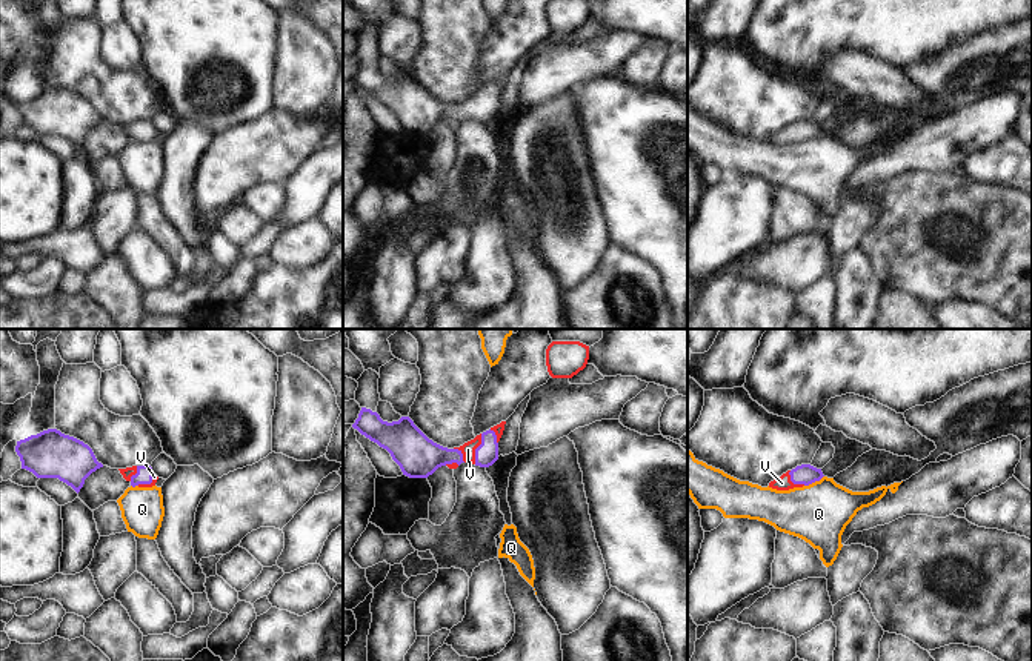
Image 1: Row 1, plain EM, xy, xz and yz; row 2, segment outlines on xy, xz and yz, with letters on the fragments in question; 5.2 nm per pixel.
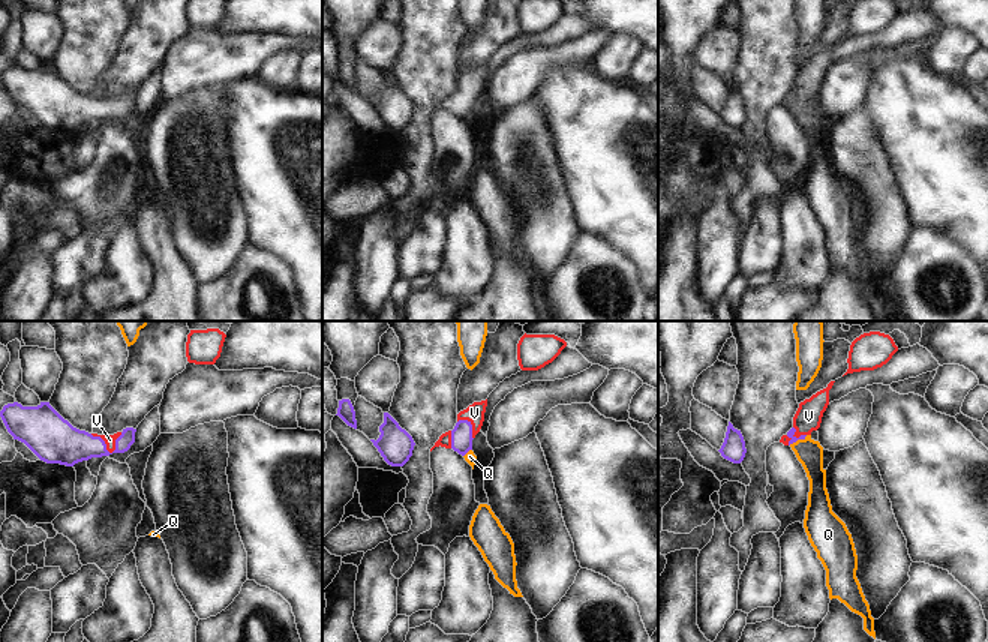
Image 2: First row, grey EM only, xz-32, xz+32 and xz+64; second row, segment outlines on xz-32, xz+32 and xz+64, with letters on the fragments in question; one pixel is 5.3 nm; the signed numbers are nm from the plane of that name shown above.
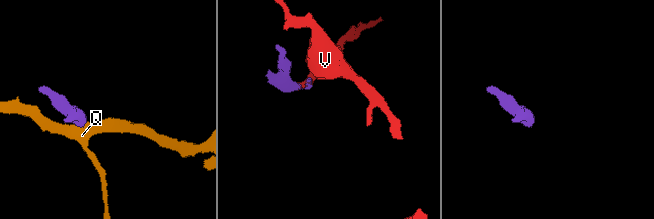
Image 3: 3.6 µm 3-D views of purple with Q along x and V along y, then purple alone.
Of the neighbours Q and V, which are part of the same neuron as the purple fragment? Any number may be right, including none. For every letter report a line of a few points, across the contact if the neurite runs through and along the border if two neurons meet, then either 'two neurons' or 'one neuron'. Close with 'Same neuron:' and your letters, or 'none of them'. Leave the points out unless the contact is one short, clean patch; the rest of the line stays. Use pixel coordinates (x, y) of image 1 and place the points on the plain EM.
Q: line yz (823, 131), (805, 142); two neurons
V: line xz (486, 109), (476, 105), (468, 105); one neuron
Same neuron: V

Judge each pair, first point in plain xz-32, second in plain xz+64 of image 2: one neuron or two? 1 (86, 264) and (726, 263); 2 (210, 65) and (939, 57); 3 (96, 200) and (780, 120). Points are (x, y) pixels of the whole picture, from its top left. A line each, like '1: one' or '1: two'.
1: two
2: two
3: one

